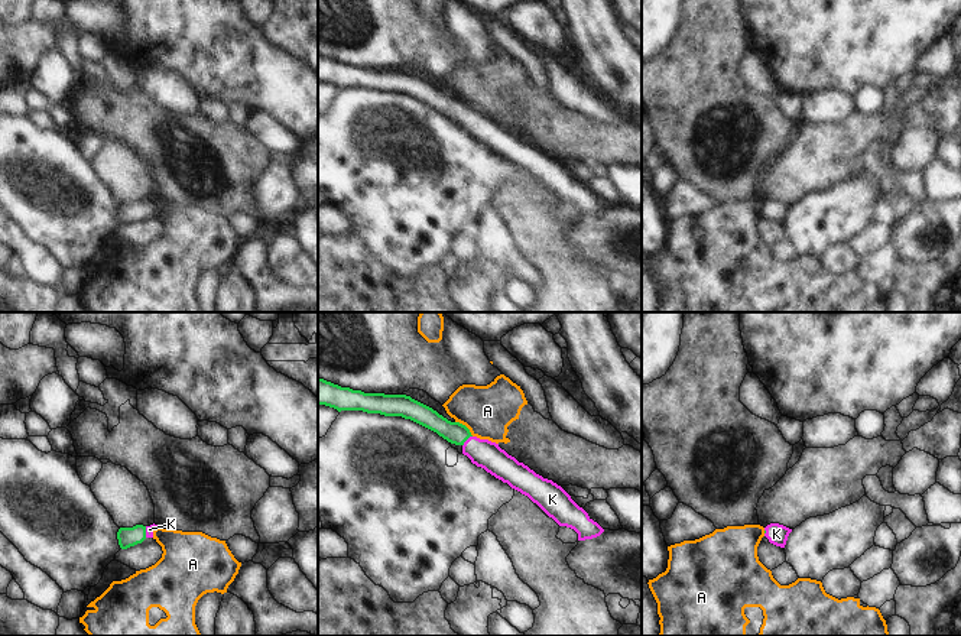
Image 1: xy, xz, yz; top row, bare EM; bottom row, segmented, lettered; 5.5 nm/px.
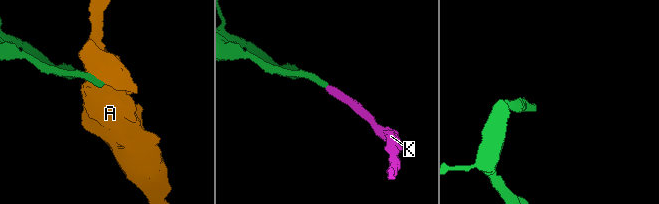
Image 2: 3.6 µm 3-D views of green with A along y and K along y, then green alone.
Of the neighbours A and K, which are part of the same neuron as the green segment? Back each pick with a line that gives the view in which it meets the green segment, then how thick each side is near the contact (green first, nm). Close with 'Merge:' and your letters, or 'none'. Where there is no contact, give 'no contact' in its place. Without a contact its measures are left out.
K: xz | 120/160 nm
Merge: K

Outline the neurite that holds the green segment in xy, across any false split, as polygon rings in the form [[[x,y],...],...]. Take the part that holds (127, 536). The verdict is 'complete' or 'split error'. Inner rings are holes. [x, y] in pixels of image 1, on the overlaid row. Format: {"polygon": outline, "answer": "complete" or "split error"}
{"polygon": [[[136,525],[133,528],[120,528],[117,532],[118,545],[121,549],[127,549],[137,543],[142,543],[146,538],[153,538],[153,530],[158,525],[143,526]]], "answer": "split error"}

